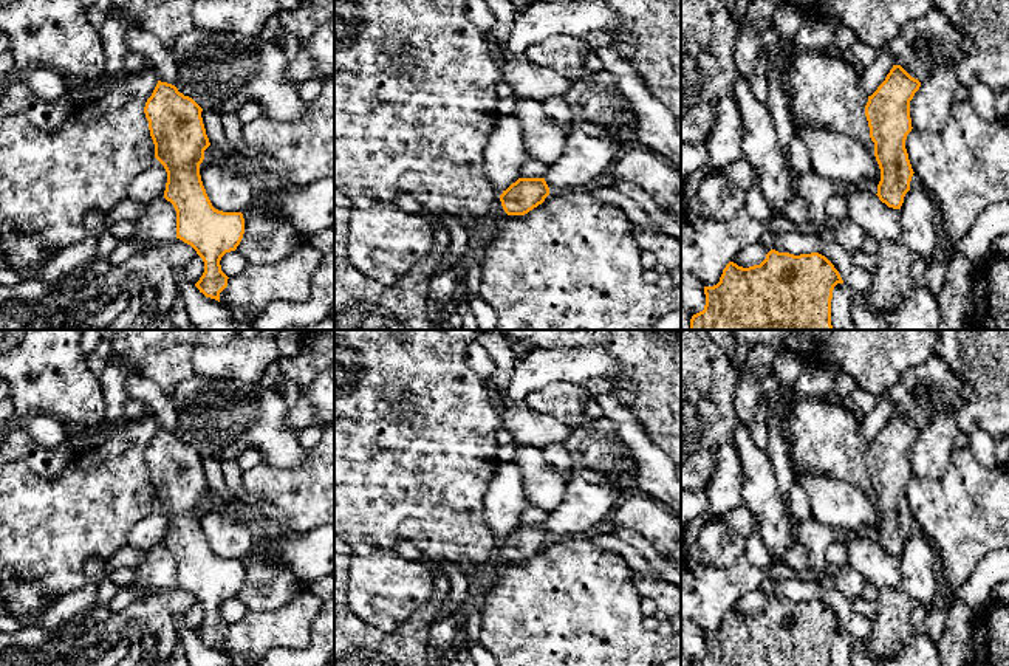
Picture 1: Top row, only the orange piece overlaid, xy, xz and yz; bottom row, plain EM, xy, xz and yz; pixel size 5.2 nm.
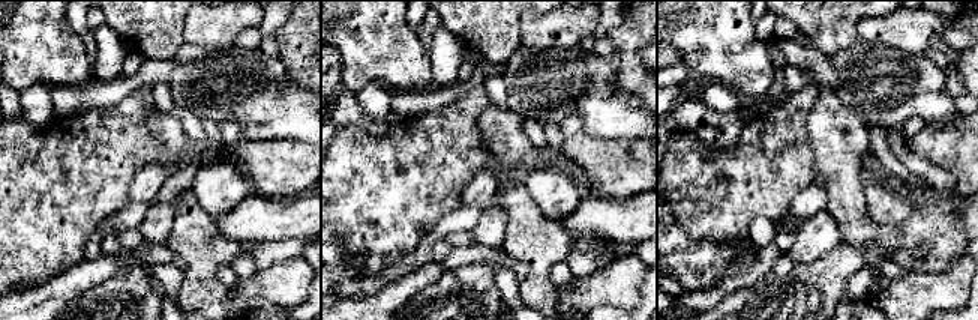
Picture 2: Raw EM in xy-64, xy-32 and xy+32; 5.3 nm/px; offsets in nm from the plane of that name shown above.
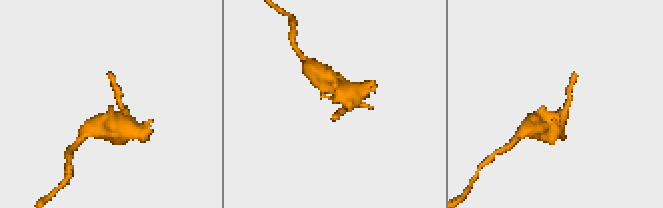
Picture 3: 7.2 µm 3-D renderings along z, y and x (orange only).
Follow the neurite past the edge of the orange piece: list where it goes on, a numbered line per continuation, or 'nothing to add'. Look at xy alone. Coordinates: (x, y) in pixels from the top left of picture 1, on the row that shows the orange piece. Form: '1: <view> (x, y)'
nothing to add

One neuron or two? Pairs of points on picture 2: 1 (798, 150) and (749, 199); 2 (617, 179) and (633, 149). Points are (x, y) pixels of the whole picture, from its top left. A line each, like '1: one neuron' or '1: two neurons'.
1: one neuron
2: one neuron

